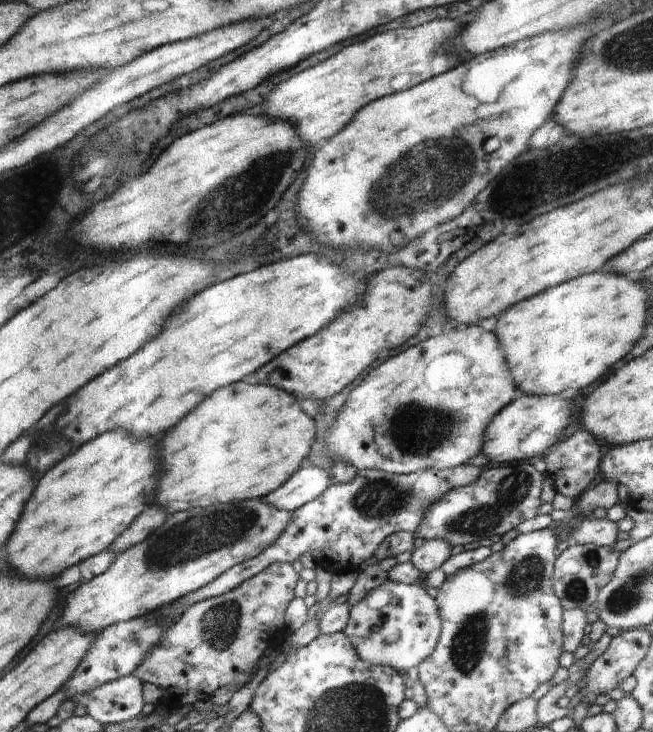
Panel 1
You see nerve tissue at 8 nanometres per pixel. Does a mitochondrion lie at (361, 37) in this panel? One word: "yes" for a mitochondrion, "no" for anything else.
no

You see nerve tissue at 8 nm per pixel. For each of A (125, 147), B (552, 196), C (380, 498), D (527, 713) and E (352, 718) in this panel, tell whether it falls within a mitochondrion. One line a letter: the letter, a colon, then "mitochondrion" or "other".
A: mitochondrion
B: mitochondrion
C: mitochondrion
D: other
E: mitochondrion

